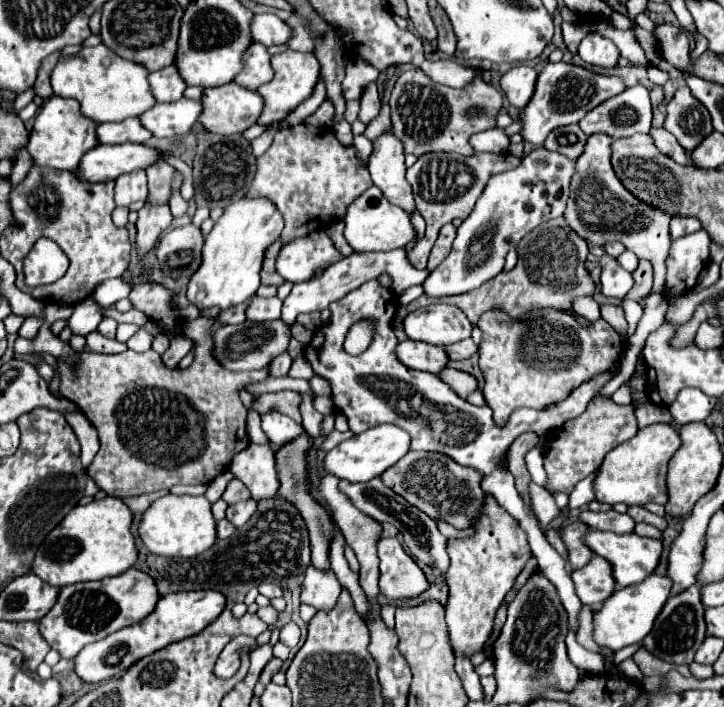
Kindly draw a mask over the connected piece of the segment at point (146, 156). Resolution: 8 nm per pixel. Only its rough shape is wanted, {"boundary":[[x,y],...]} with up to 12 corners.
{"boundary":[[97,144],[75,174],[107,182],[161,156],[145,144]]}

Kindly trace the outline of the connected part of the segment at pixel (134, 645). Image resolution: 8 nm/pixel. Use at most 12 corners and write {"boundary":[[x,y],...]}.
{"boundary":[[215,590],[159,598],[151,616],[75,656],[83,682],[199,634],[225,608]]}

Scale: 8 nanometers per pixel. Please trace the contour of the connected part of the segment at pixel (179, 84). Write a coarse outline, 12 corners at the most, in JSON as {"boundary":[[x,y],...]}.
{"boundary":[[175,66],[147,80],[157,102],[175,102],[187,88]]}

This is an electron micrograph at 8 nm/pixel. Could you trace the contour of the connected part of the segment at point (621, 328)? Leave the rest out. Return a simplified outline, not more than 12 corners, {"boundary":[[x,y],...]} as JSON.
{"boundary":[[601,304],[601,318],[625,336],[627,322],[623,308]]}

